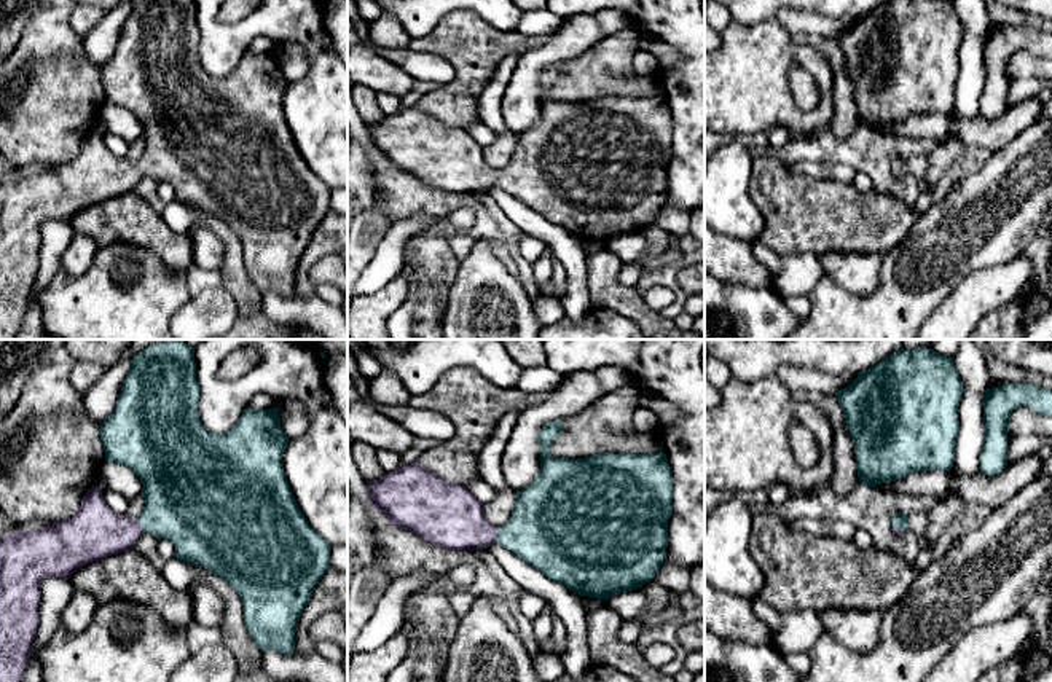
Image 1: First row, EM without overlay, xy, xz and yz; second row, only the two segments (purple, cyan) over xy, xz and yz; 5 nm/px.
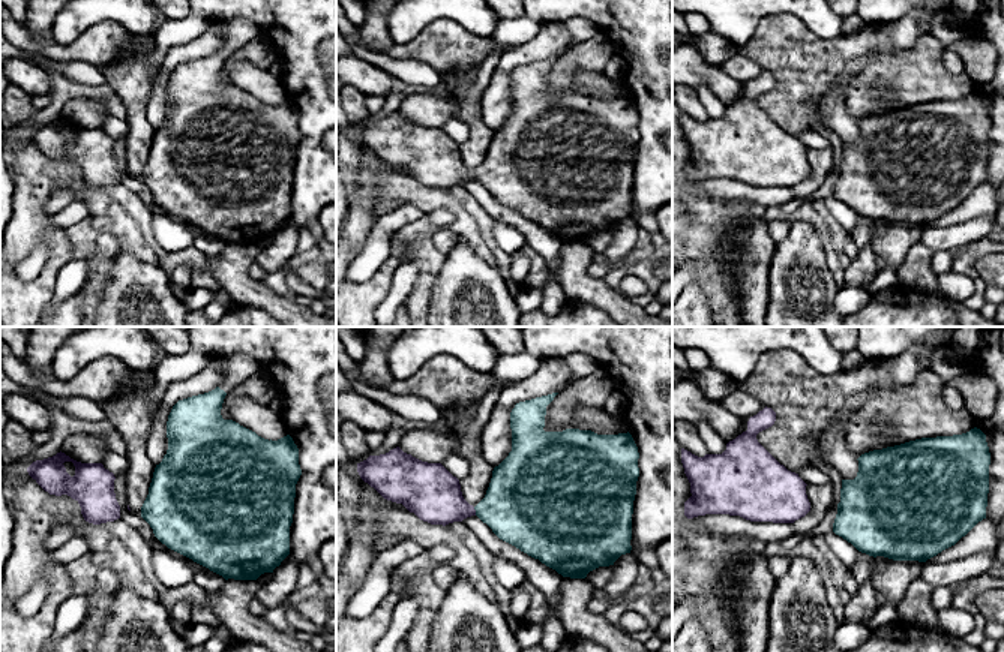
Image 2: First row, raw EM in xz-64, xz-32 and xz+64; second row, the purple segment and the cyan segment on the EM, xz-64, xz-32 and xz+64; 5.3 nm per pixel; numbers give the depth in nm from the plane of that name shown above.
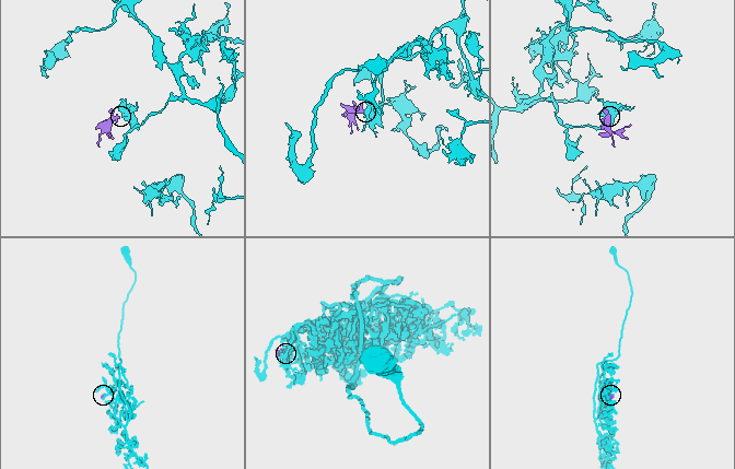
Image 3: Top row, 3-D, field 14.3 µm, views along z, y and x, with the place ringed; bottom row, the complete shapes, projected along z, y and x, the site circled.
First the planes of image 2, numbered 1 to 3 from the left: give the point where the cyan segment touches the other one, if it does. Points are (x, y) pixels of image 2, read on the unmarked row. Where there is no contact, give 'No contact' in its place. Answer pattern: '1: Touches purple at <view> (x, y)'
1: No contact
2: Touches purple at xz-32 (474, 176)
3: No contact

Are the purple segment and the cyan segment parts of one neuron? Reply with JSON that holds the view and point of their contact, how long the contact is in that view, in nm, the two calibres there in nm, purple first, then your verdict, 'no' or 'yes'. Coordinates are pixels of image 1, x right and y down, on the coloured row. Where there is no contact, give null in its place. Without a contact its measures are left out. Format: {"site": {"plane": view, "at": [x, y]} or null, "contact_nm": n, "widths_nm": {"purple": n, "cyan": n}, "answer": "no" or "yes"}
{"site": {"plane": "xz", "at": [496, 534]}, "contact_nm": 70, "widths_nm": {"purple": 320, "cyan": 380}, "answer": "yes"}

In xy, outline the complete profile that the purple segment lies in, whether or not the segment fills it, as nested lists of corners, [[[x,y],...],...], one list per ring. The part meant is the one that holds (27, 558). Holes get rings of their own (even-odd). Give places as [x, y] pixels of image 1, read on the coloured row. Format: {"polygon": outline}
{"polygon": [[[183,339],[153,344],[134,355],[116,406],[100,425],[100,440],[105,461],[128,465],[140,478],[145,499],[140,518],[135,521],[128,513],[112,512],[102,491],[92,486],[72,518],[40,531],[18,531],[0,540],[0,682],[21,682],[27,669],[40,623],[40,585],[49,577],[70,578],[77,569],[89,562],[132,548],[142,532],[171,540],[175,558],[223,578],[239,594],[244,625],[261,652],[296,652],[298,620],[330,567],[330,545],[309,526],[285,478],[282,456],[290,440],[281,427],[277,408],[247,406],[230,432],[214,433],[199,422],[198,400],[194,347]]]}

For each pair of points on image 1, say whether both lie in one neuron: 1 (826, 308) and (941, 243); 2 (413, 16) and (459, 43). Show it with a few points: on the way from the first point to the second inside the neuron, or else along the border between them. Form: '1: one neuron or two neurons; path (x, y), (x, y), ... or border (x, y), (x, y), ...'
1: one neuron; path (855, 308), (879, 308), (915, 271)
2: two neurons; border (443, 16), (427, 34), (412, 39)

